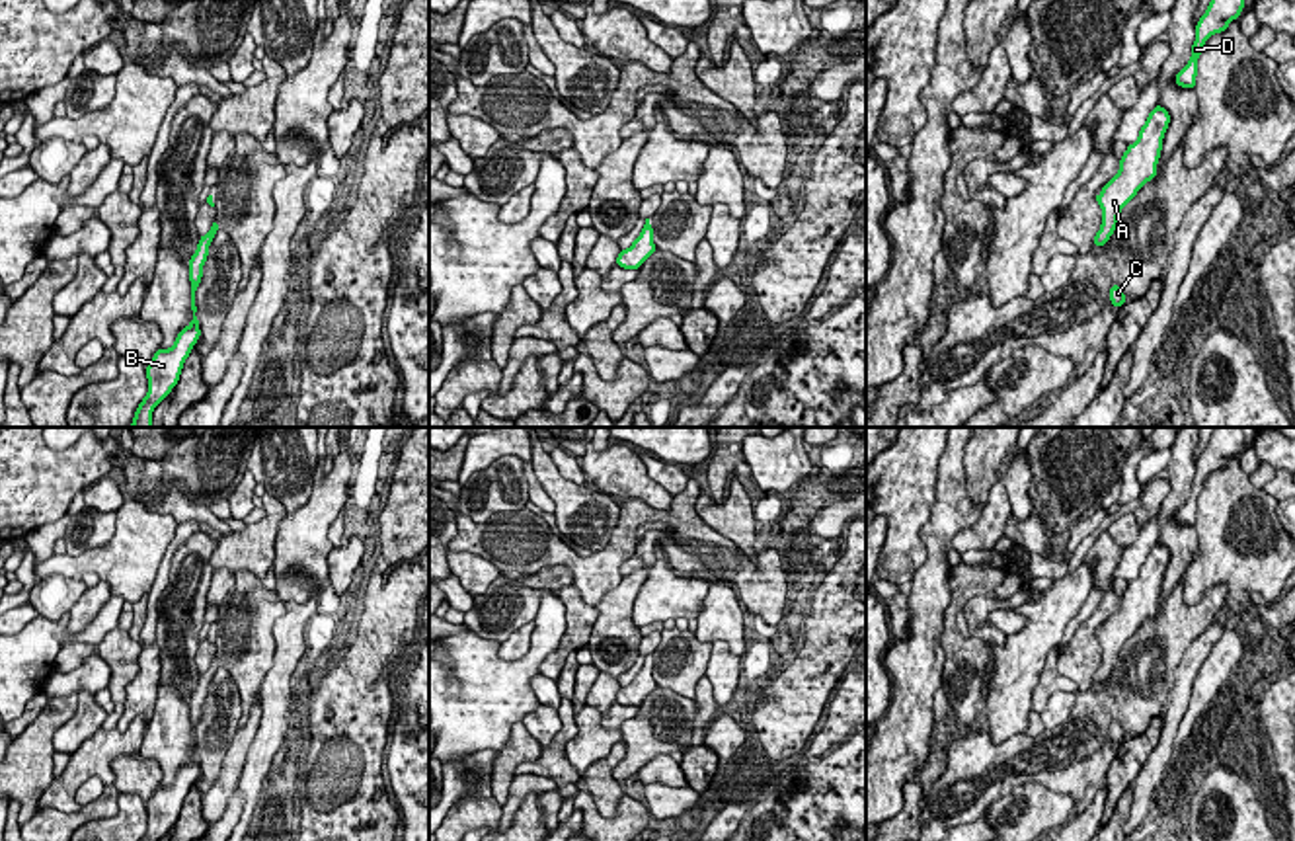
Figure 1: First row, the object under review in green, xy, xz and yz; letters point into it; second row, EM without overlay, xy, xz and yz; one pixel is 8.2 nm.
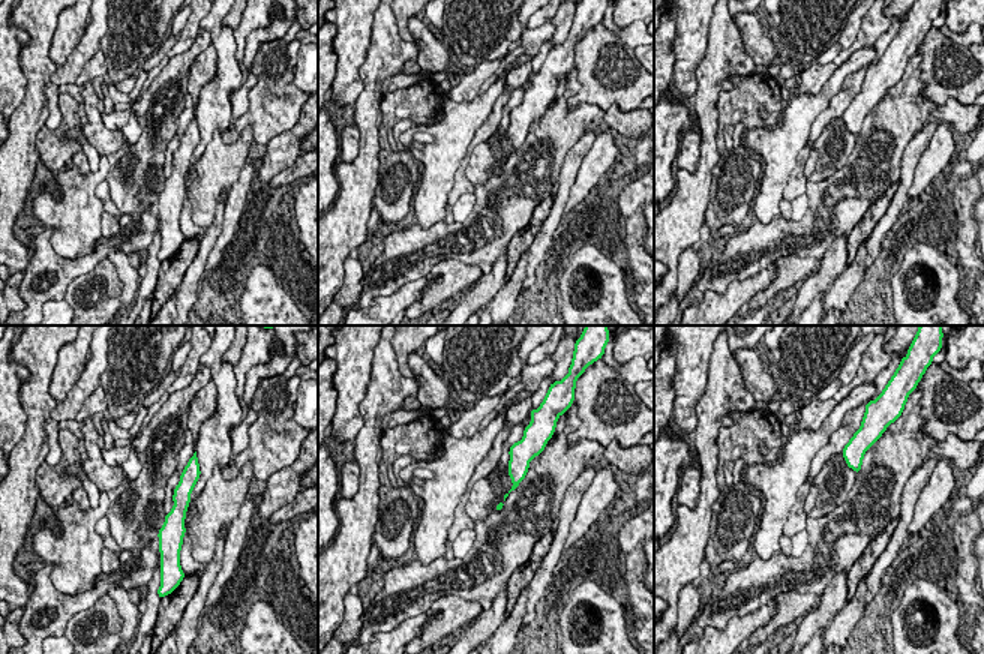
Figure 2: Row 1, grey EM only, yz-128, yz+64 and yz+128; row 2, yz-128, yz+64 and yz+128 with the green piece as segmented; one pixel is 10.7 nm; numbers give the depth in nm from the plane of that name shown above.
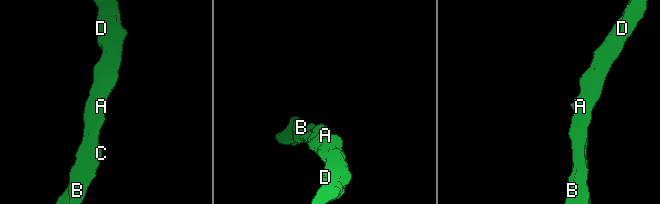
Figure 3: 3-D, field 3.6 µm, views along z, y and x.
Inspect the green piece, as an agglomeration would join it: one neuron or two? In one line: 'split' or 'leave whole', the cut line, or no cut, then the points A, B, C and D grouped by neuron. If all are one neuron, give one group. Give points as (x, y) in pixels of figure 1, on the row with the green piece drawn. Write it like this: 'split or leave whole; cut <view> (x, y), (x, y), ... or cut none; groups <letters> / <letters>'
leave whole; cut none; groups A B C D

